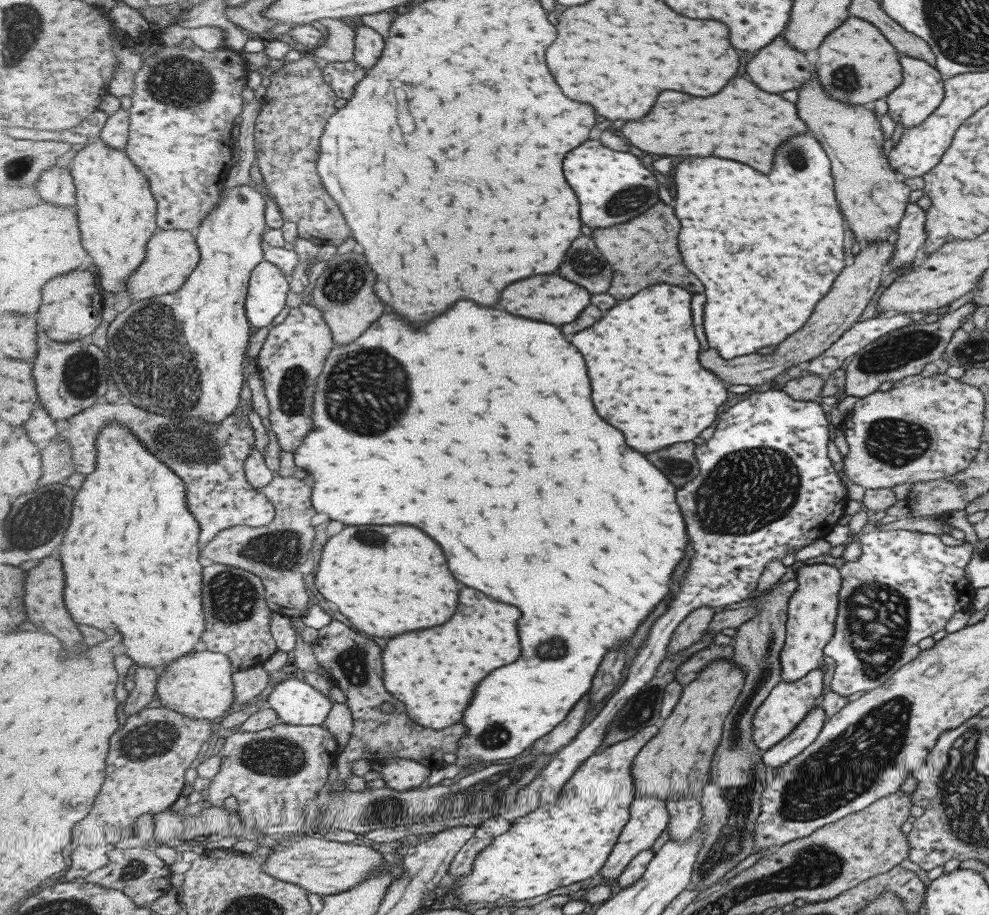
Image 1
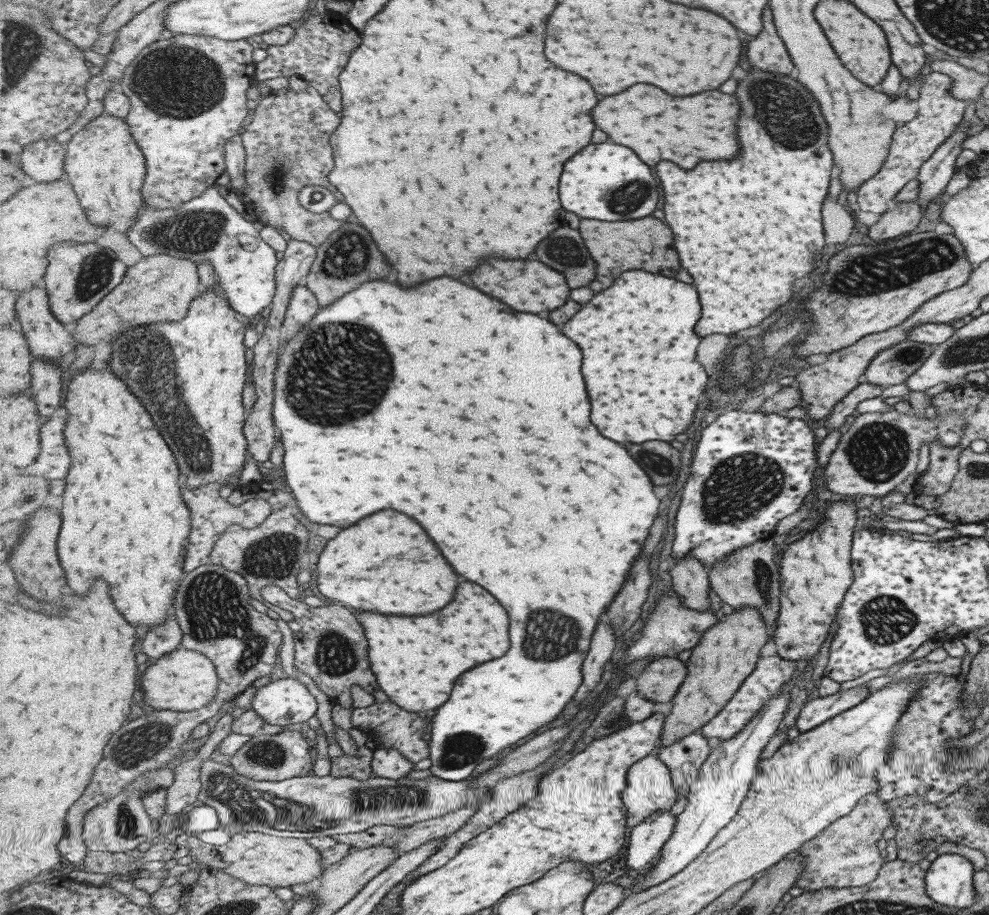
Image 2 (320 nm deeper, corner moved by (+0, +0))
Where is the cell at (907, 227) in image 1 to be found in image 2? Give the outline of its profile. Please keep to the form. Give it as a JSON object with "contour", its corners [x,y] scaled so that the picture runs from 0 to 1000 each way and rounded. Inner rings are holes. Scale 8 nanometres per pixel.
{"contour":[[[973,133],[929,183],[926,196],[930,199],[927,221],[931,227],[956,205],[968,186],[966,174],[973,165],[973,155],[979,150],[980,137]]]}

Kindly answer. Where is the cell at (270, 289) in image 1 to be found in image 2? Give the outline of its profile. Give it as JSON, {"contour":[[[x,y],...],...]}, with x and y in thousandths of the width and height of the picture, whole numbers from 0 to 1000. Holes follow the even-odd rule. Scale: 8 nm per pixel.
{"contour":[[[229,195],[211,204],[204,213],[184,223],[184,226],[158,228],[147,221],[147,227],[143,230],[141,238],[138,238],[137,247],[130,254],[132,264],[137,267],[140,273],[143,273],[145,281],[155,280],[156,278],[170,278],[179,282],[190,282],[203,289],[210,284],[216,292],[221,311],[226,316],[226,321],[233,333],[252,352],[259,353],[262,343],[274,336],[277,330],[277,323],[280,319],[280,291],[283,284],[280,284],[280,274],[264,258],[264,250],[256,243],[248,238],[223,214],[221,205],[224,202],[231,203]]]}

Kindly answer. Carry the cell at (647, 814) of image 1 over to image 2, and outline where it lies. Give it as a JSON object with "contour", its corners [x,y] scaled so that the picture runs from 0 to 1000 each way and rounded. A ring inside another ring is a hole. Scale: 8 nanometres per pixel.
{"contour":[[[663,824],[646,831],[635,844],[635,860],[630,869],[630,874],[635,883],[634,905],[640,907],[642,903],[646,903],[650,898],[651,894],[666,886],[678,885],[685,877],[685,864],[678,840]]]}

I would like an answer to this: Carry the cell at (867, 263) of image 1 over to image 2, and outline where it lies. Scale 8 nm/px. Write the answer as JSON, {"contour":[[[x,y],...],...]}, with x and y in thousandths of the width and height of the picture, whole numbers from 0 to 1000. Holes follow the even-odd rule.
{"contour":[[[925,220],[903,221],[890,238],[878,247],[878,259],[882,264],[903,261],[905,258],[916,257],[931,240],[933,227]]]}

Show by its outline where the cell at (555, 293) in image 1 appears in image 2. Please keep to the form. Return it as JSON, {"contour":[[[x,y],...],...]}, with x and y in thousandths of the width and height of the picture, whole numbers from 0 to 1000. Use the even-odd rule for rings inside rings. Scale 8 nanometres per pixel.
{"contour":[[[494,282],[480,293],[476,306],[480,308],[482,315],[488,315],[488,319],[492,319],[494,323],[509,328],[511,332],[517,332],[521,339],[527,341],[551,341],[567,337],[577,321],[577,315],[567,297],[555,293],[549,286],[539,286],[539,284]]]}

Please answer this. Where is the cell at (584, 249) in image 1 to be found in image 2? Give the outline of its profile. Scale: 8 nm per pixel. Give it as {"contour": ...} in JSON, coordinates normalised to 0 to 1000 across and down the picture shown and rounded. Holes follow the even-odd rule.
{"contour":[[[567,247],[559,258],[549,262],[541,273],[545,284],[557,289],[557,293],[569,297],[577,315],[594,313],[602,304],[602,284],[594,269],[589,267],[587,278],[587,256],[575,247]]]}

